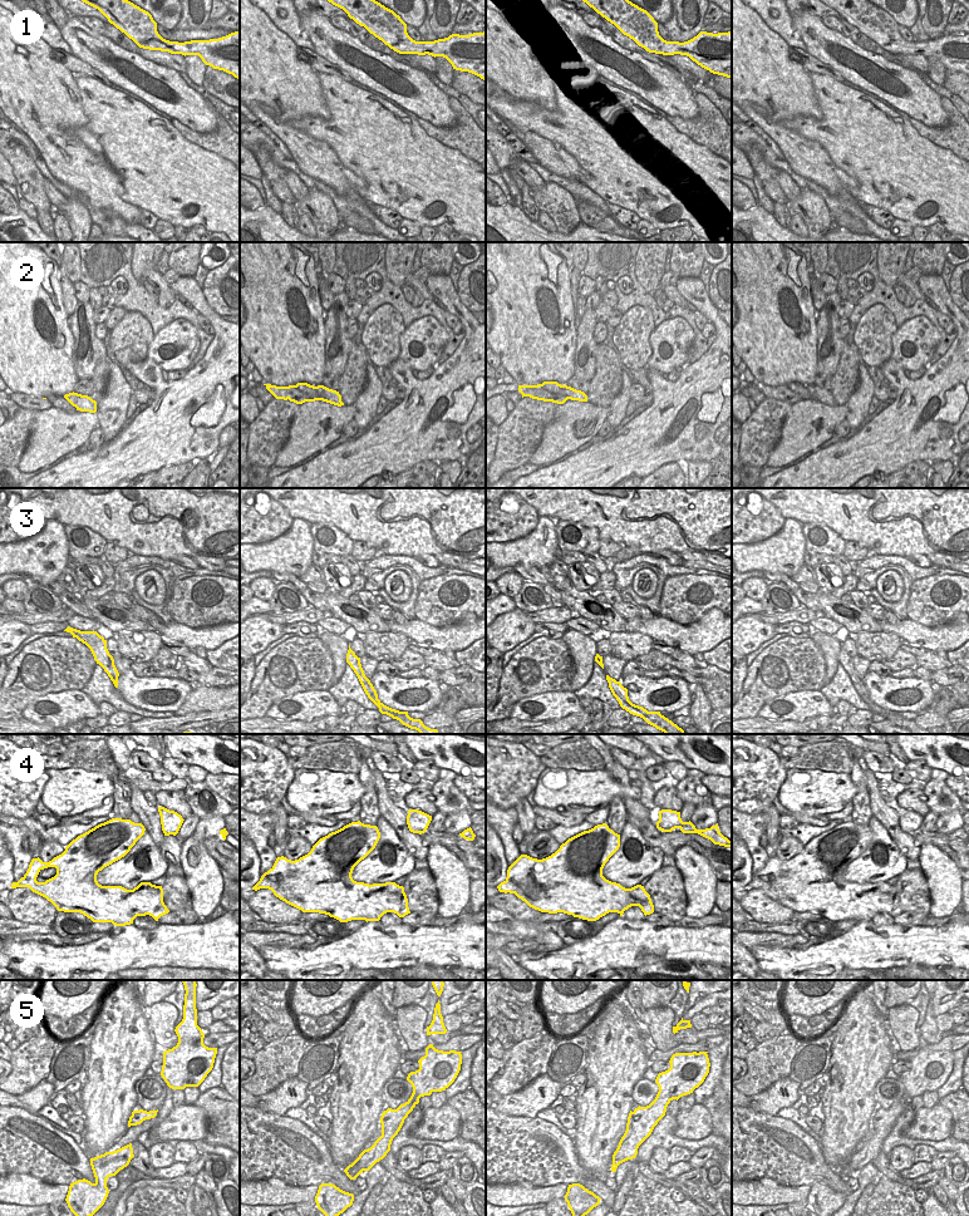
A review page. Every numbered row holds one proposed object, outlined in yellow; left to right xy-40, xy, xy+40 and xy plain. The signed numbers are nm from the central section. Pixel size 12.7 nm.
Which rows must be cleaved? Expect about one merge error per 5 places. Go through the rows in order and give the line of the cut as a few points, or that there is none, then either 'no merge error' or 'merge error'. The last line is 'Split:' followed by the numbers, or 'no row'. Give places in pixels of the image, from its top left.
1: no cut | no merge error
2: no cut | no merge error
3: no cut | no merge error
4: no cut | no merge error
5: no cut | no merge error
Split: no row

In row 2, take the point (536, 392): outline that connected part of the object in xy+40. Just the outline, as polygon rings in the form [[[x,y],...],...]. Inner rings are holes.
[[[543,381],[537,385],[518,385],[518,392],[523,397],[532,399],[564,404],[567,399],[587,402],[587,395],[567,385],[561,385],[557,381]]]

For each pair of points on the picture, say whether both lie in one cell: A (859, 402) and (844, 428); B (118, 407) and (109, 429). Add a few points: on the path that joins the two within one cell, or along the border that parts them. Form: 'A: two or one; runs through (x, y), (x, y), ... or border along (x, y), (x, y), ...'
A: one; runs through (857, 408), (850, 422)
B: one; runs through (118, 412), (111, 419), (111, 424)

